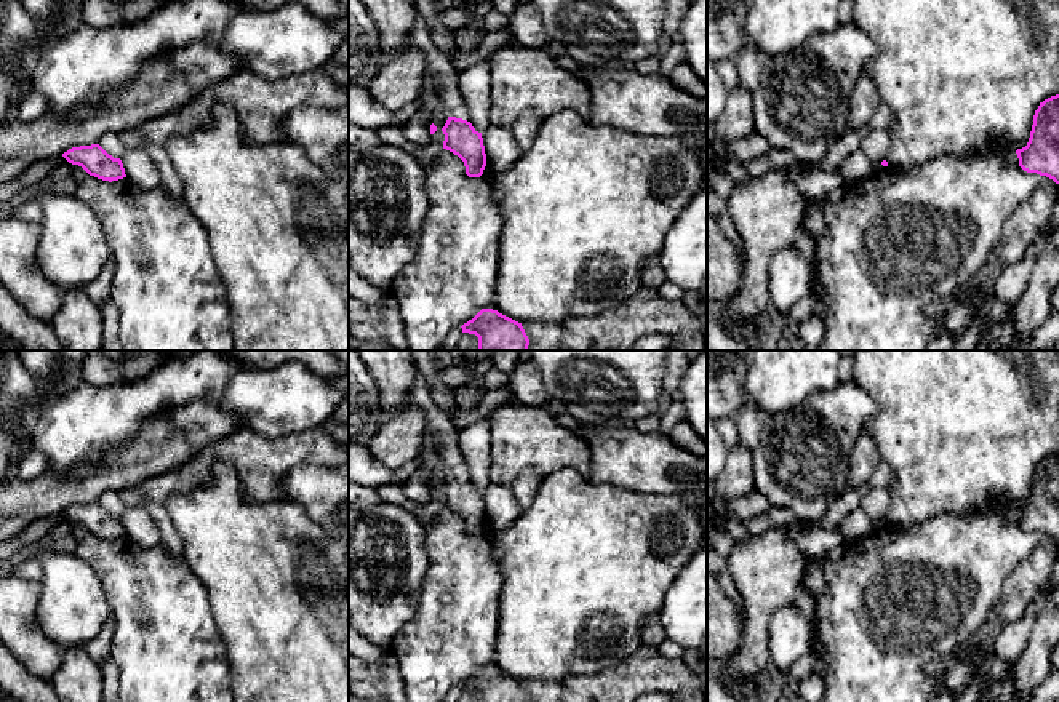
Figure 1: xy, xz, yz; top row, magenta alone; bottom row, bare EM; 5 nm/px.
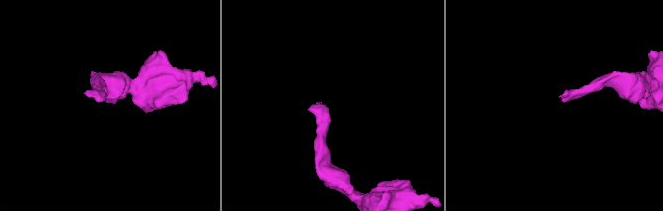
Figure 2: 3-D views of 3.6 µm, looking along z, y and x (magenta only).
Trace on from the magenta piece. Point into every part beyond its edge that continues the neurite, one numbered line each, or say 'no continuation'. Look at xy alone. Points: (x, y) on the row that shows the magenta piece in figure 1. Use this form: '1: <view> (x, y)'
no continuation

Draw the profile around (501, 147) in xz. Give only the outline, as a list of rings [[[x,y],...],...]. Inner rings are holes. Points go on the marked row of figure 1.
[[[491,125],[482,138],[486,160],[498,173],[509,170],[523,154],[510,128]]]

